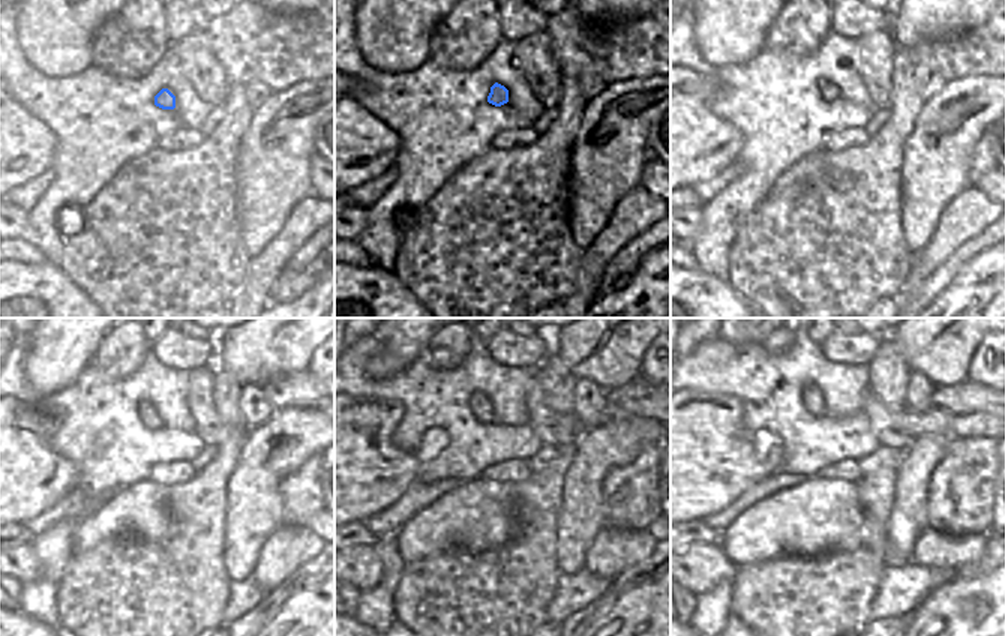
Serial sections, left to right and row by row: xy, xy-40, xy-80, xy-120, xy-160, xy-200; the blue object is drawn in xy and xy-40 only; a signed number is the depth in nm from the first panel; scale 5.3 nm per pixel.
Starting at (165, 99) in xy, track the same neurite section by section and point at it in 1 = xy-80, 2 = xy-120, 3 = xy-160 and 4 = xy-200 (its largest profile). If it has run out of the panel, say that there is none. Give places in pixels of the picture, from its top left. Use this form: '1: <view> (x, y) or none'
1: xy-80 (830, 92)
2: xy-120 (149, 416)
3: xy-160 (480, 407)
4: xy-200 (813, 402)

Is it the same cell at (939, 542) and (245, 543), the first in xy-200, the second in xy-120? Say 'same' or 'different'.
different

